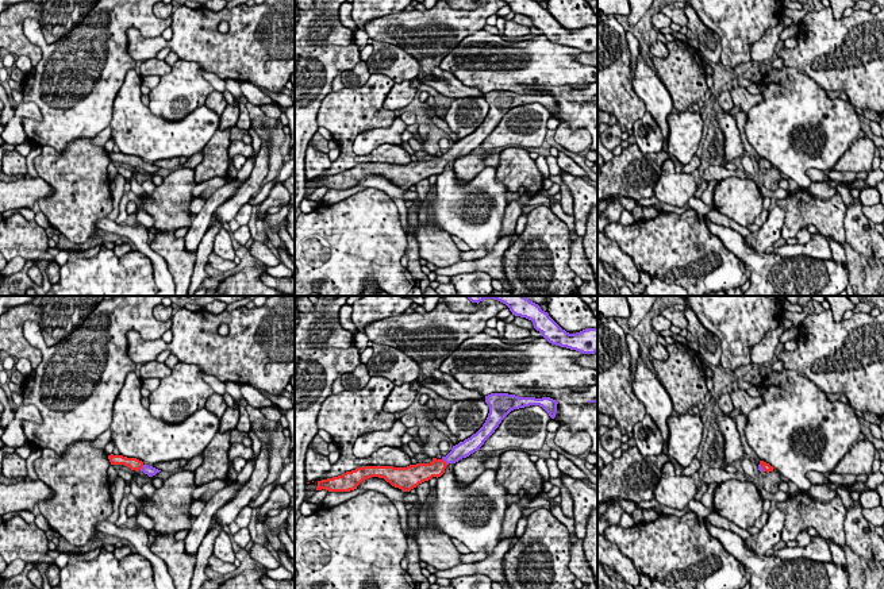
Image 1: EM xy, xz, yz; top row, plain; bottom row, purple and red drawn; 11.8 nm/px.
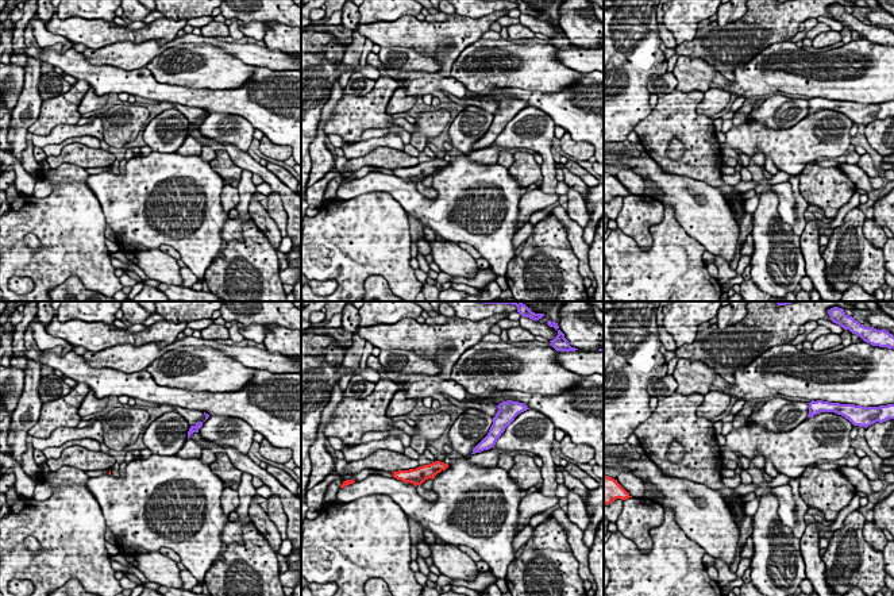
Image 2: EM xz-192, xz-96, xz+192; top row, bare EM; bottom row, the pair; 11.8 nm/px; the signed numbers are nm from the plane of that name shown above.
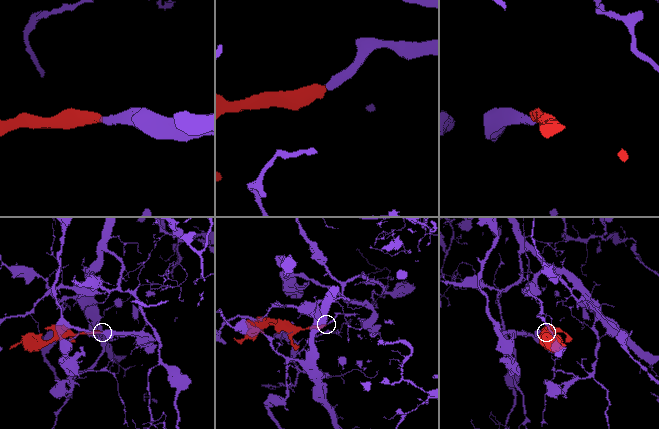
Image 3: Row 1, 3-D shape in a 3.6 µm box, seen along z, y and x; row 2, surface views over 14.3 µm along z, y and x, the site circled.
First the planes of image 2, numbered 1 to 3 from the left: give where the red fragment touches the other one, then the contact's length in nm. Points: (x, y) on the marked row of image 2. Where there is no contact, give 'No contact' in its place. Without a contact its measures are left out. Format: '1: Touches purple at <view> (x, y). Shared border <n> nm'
1: No contact
2: No contact
3: No contact

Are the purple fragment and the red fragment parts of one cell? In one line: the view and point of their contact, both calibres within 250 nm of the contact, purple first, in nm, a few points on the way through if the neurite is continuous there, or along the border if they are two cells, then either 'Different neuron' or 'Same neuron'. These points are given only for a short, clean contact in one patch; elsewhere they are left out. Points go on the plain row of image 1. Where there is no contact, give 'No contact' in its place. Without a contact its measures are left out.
Touches purple at xz (445, 158). Thickness 190 nm (purple) against 190 nm. Path across: xz (461, 147), (445, 158), (437, 165). Same neuron

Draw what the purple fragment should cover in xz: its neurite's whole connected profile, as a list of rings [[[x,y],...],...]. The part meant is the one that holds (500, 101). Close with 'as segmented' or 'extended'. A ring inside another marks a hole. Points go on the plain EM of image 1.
[[[491,91],[485,93],[489,111],[483,124],[470,135],[453,143],[451,149],[441,157],[433,155],[430,161],[416,161],[407,165],[393,163],[364,163],[346,169],[342,173],[318,178],[316,188],[350,189],[372,174],[384,176],[392,184],[410,189],[419,181],[441,174],[449,161],[456,161],[480,147],[484,139],[495,130],[501,118],[514,107],[539,103],[551,116],[557,111],[557,99],[550,95],[519,95],[508,91]]]; extended

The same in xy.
[[[111,151],[111,153],[108,153],[108,157],[109,157],[111,162],[124,162],[124,163],[130,165],[131,168],[135,168],[135,169],[141,168],[145,172],[147,172],[149,174],[153,174],[161,169],[153,163],[145,162],[142,158],[139,158],[137,155],[127,155],[123,153]]]; extended

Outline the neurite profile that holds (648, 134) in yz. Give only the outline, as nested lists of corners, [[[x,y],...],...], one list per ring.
[[[645,112],[645,115],[634,123],[633,135],[642,154],[661,153],[664,150],[661,128],[649,112]]]

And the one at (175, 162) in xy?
[[[174,157],[174,158],[154,161],[153,165],[161,169],[177,169],[181,168],[187,162],[187,159],[188,158],[185,157]]]

